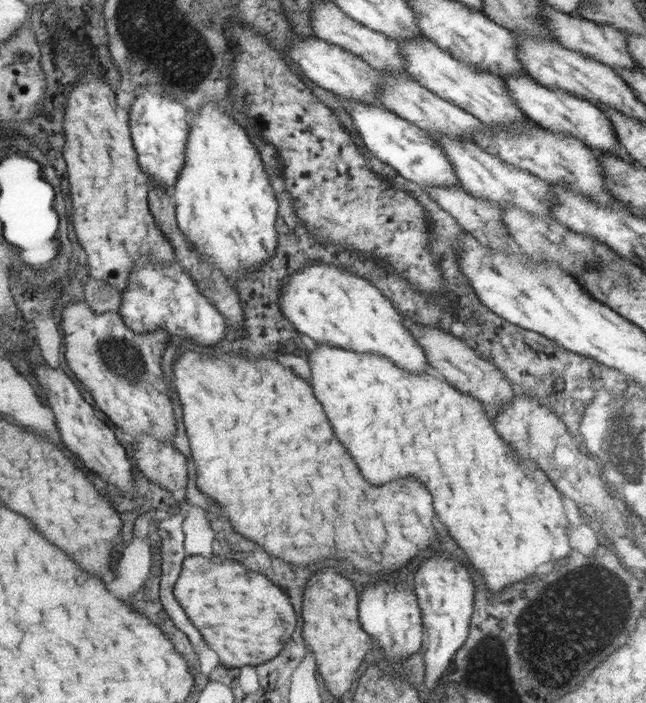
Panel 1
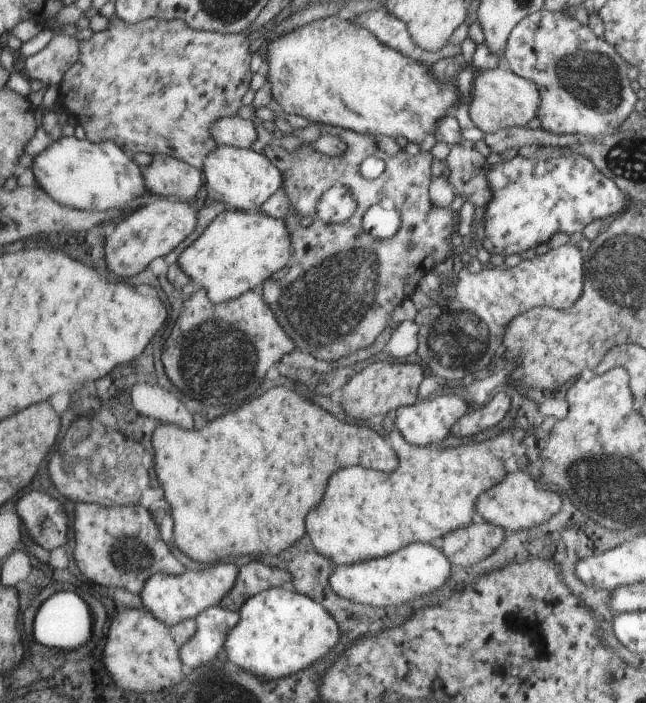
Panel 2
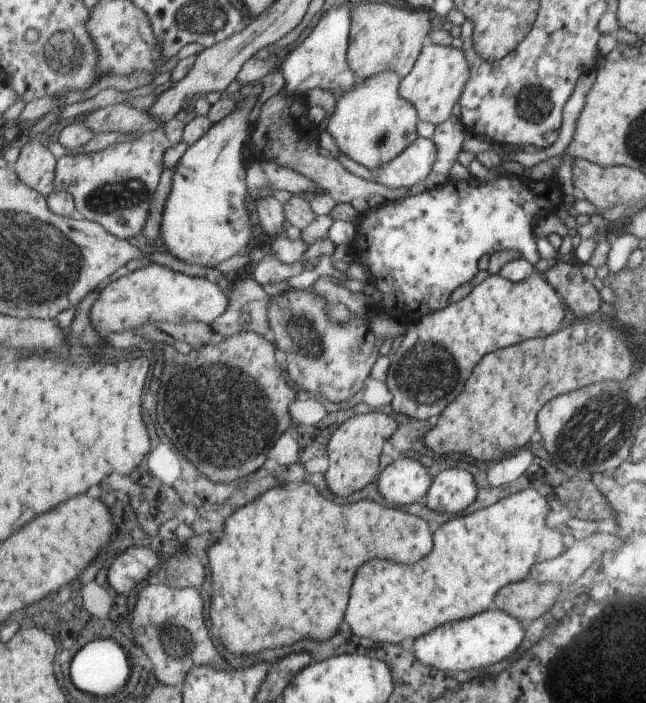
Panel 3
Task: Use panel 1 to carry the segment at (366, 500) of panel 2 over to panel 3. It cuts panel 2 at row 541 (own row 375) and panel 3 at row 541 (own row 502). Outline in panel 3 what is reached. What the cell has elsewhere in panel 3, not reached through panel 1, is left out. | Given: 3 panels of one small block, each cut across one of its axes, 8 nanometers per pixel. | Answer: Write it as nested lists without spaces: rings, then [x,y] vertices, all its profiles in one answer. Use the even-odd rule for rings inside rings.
[[[525,490],[524,494],[512,494],[490,508],[470,514],[458,515],[454,520],[437,529],[438,542],[434,542],[434,554],[418,566],[402,566],[392,562],[374,560],[372,566],[362,566],[358,582],[354,582],[354,598],[350,598],[350,614],[346,622],[358,637],[366,637],[377,643],[401,645],[404,640],[417,640],[436,627],[462,621],[494,608],[499,591],[505,586],[528,578],[534,565],[558,557],[564,552],[560,532],[546,526],[550,508],[542,494]]]

